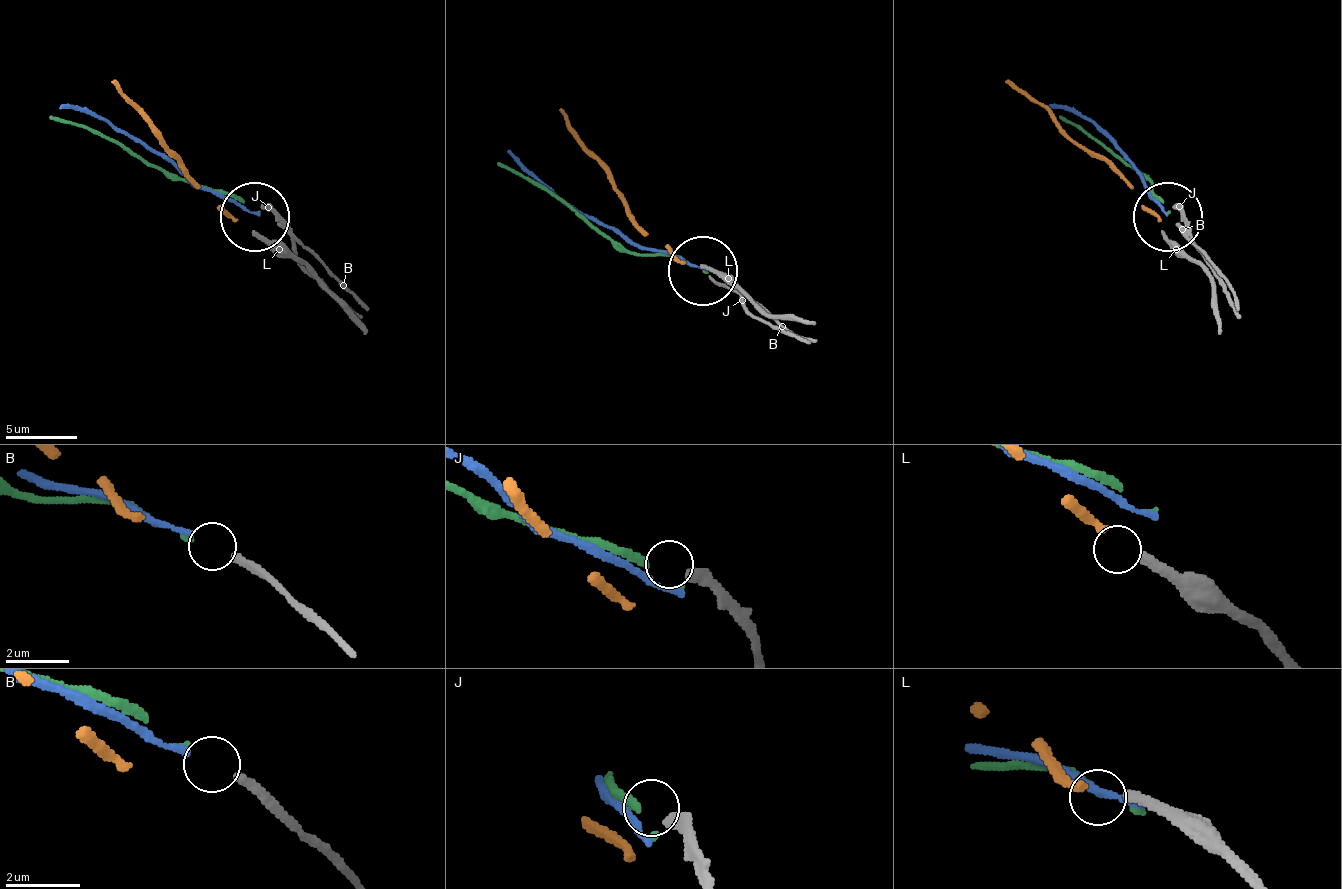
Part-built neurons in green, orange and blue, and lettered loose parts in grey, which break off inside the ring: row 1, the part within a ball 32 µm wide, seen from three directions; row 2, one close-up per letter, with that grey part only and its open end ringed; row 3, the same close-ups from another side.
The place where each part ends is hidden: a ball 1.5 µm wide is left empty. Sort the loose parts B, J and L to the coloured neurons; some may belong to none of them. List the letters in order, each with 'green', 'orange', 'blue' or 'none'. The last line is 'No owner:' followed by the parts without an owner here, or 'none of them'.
B: blue
J: none
L: orange
No owner: J

